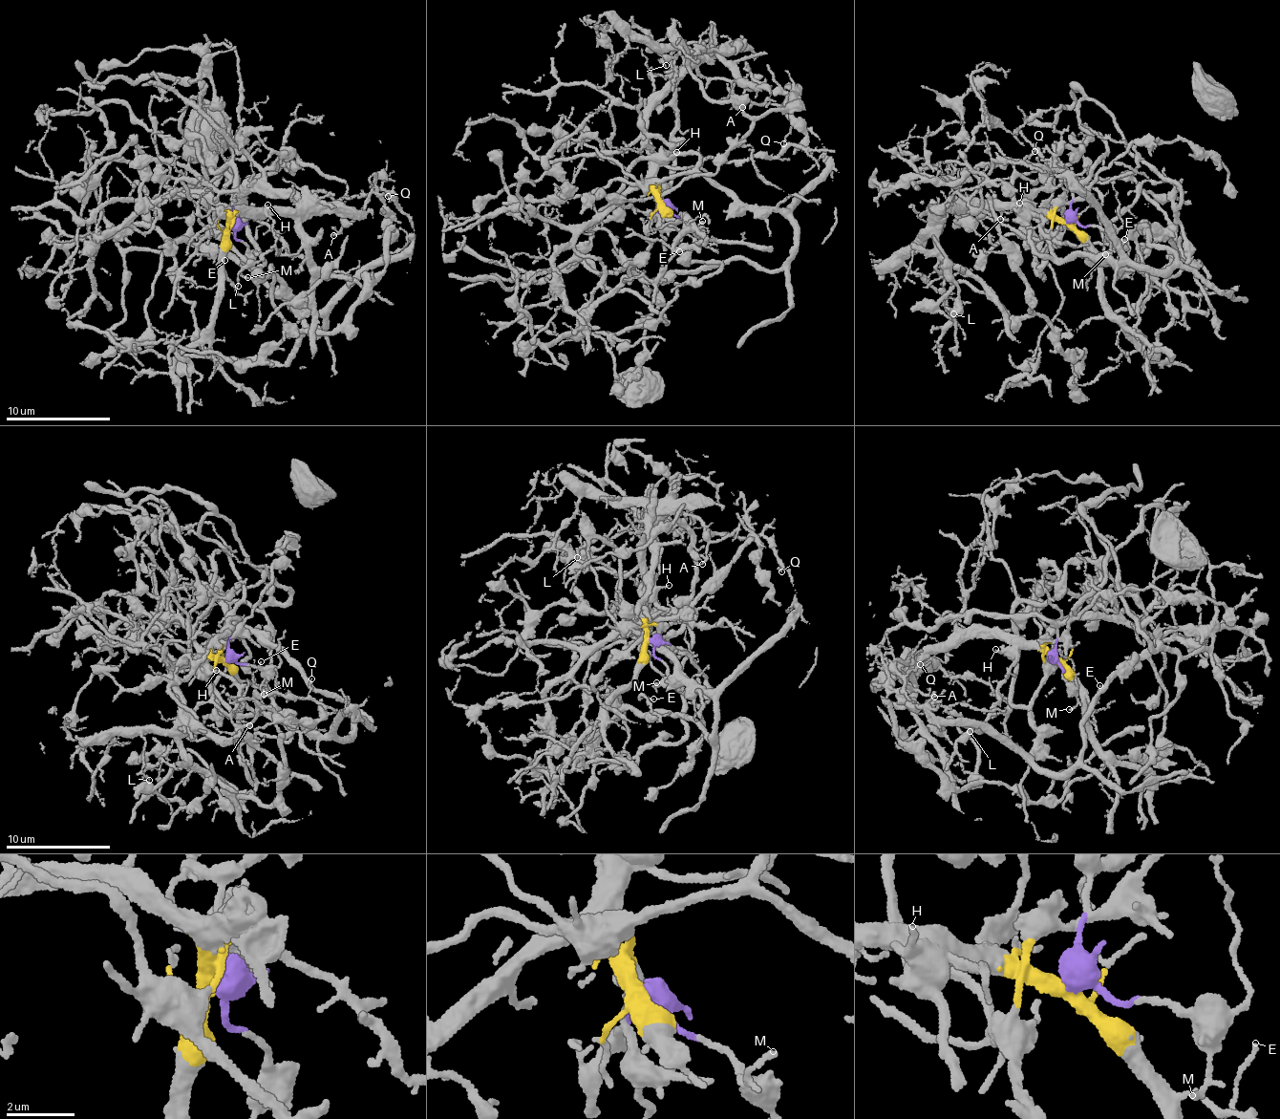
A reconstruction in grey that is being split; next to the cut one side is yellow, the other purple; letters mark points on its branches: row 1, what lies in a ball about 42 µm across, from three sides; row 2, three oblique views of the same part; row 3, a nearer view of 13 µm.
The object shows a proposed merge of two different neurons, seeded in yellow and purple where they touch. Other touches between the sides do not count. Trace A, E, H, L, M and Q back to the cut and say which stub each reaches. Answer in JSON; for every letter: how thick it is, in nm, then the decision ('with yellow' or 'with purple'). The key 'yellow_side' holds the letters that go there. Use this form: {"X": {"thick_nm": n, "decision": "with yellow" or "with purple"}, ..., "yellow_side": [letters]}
{"A": {"thick_nm": 120, "decision": "with yellow"}, "E": {"thick_nm": 120, "decision": "with yellow"}, "H": {"thick_nm": 150, "decision": "with yellow"}, "L": {"thick_nm": 150, "decision": "with yellow"}, "M": {"thick_nm": 150, "decision": "with purple"}, "Q": {"thick_nm": 130, "decision": "with yellow"}, "yellow_side": ["A", "E", "H", "L", "Q"]}

